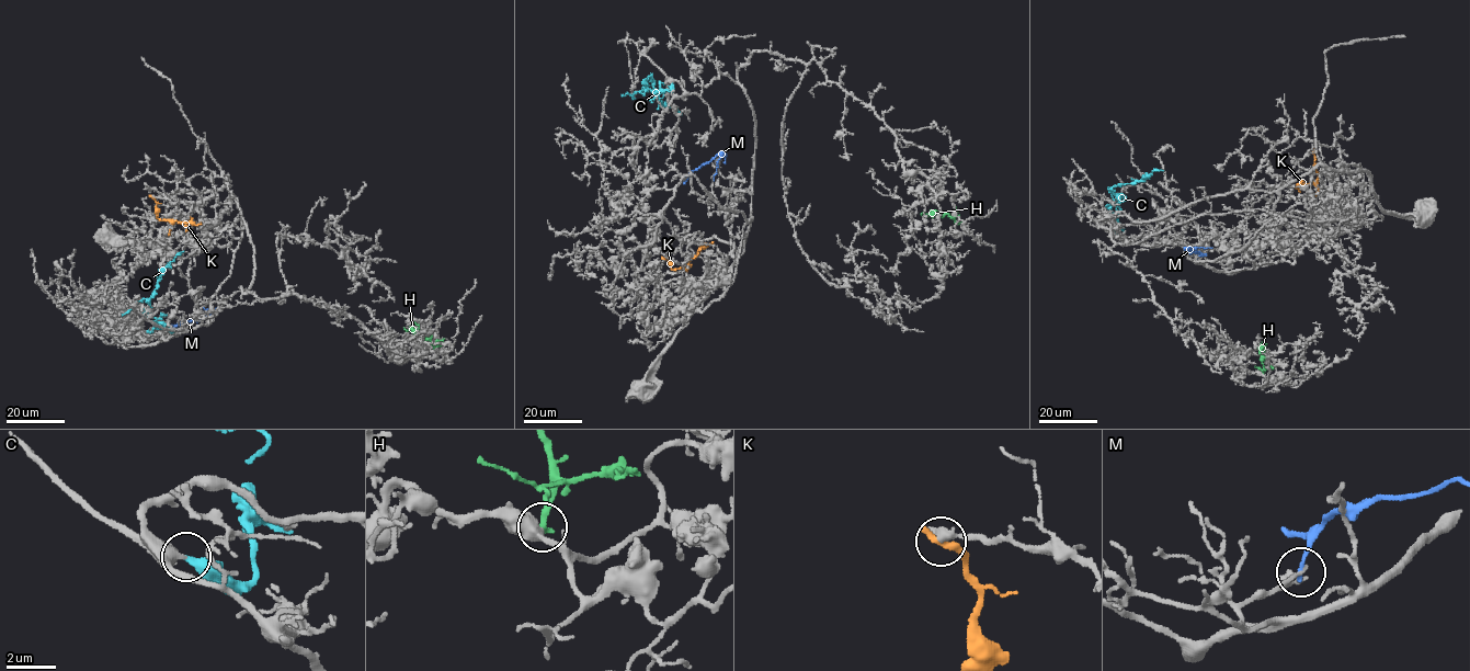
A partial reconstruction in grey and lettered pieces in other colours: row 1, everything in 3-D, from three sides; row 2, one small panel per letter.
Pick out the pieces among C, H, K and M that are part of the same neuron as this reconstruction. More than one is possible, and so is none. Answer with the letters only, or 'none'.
none

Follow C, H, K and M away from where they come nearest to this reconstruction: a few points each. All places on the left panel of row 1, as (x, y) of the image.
C: (173, 329), (159, 323), (151, 316), (148, 299), (162, 272), (183, 250)
H: (435, 351), (429, 339), (405, 327)
K: (151, 197), (156, 203), (156, 216), (161, 219), (201, 223)
M: (173, 330), (183, 321), (211, 315), (203, 307)

